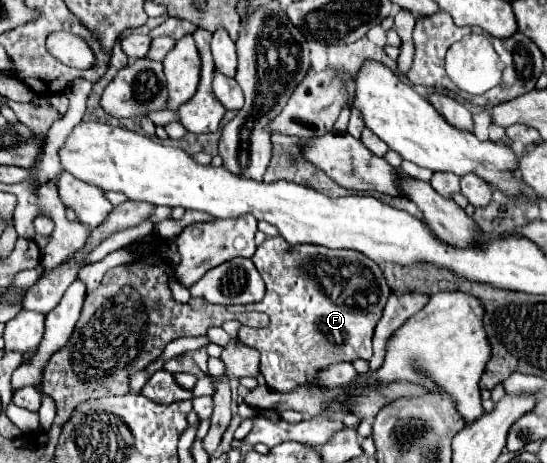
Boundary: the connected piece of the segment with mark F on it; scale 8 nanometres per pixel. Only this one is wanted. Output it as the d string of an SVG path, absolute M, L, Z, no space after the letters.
M267 238L257 252L253 254L253 264L257 266L263 282L267 284L265 298L247 306L229 306L229 312L265 312L271 322L267 328L249 328L241 326L237 338L255 348L261 354L261 374L269 388L277 392L291 392L295 388L319 388L327 390L317 382L317 374L337 362L353 362L357 358L371 358L371 336L375 322L379 322L385 302L391 294L383 270L375 266L369 258L355 250L331 250L317 244L299 244L287 246L283 238Z

